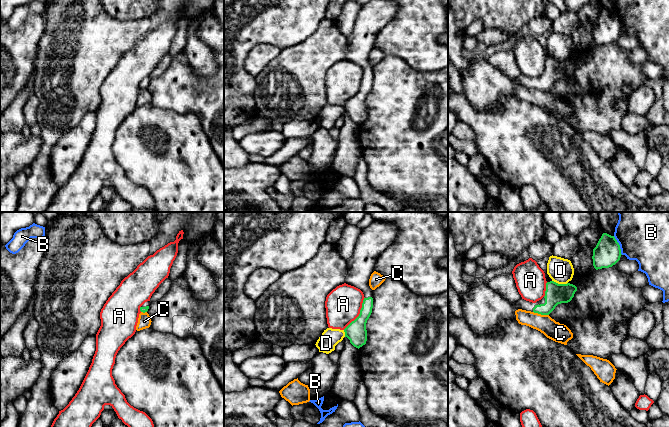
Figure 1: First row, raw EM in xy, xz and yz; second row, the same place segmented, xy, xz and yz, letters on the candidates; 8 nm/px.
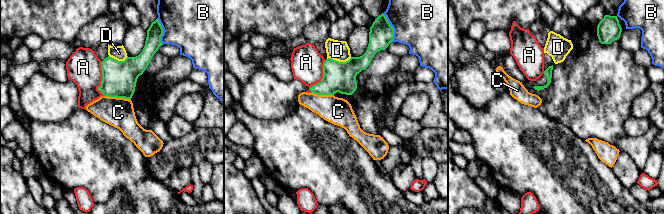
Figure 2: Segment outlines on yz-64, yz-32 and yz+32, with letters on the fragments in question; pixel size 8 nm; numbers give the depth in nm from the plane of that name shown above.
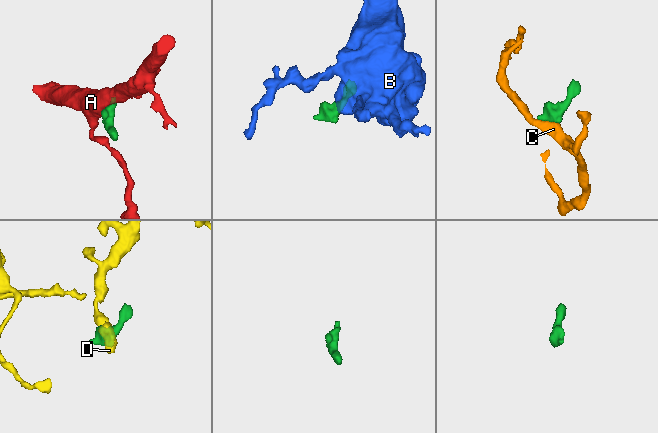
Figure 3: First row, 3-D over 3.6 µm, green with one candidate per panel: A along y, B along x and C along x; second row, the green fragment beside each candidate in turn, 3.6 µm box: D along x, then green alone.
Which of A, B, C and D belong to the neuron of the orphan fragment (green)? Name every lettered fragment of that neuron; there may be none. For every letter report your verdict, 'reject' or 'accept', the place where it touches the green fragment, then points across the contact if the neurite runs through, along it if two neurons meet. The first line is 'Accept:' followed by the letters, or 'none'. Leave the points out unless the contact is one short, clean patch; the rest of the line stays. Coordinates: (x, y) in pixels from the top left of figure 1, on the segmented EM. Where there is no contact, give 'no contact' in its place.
Accept: none
A: reject; contact xz (359, 314); border xz (364, 297), (360, 313), (343, 329)
B: reject; contact yz (619, 245); border yz (613, 236), (622, 254)
C: reject; contact yz (541, 314); border yz (533, 311), (548, 315)
D: reject; contact yz (560, 284); border yz (552, 280), (558, 283), (567, 283)

